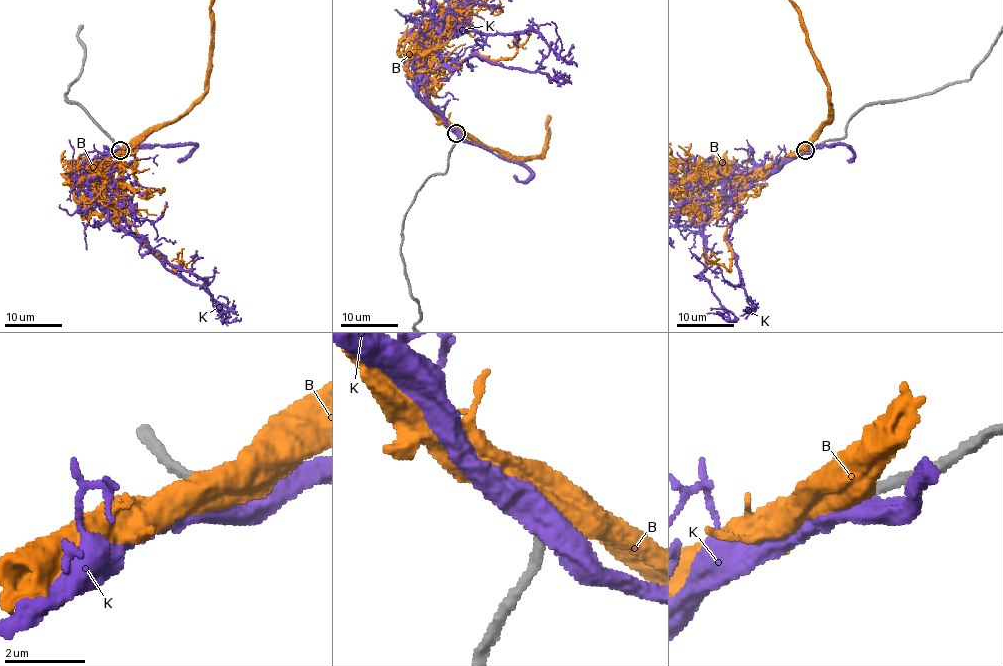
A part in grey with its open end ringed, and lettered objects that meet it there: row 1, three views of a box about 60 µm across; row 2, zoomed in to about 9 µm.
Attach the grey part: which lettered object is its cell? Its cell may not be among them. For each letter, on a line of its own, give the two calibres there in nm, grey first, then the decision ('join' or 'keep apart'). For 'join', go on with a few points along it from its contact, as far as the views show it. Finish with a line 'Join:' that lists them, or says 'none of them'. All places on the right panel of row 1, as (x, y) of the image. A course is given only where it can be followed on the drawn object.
B: calibres 260 and 800 nm; keep apart
K: calibres 280 and 500 nm; join; course (806, 151), (765, 178), (709, 184), (699, 204), (708, 214), (702, 276), (728, 314), (694, 319)
Join: K

